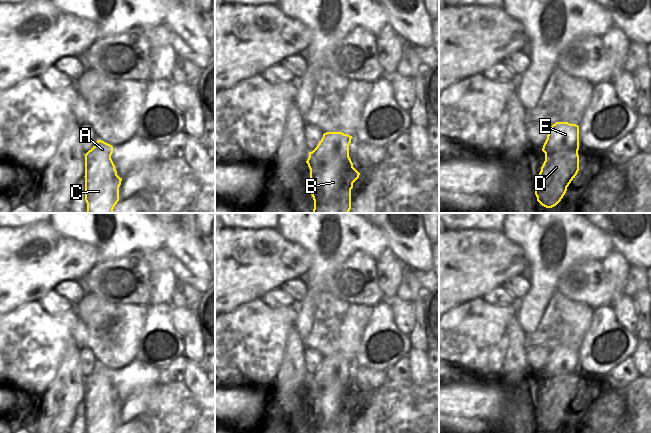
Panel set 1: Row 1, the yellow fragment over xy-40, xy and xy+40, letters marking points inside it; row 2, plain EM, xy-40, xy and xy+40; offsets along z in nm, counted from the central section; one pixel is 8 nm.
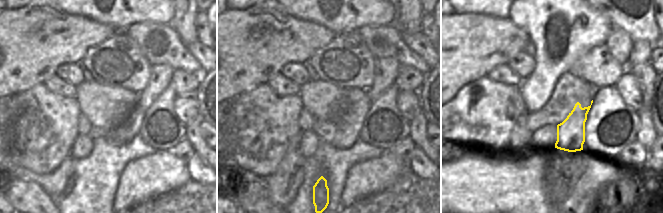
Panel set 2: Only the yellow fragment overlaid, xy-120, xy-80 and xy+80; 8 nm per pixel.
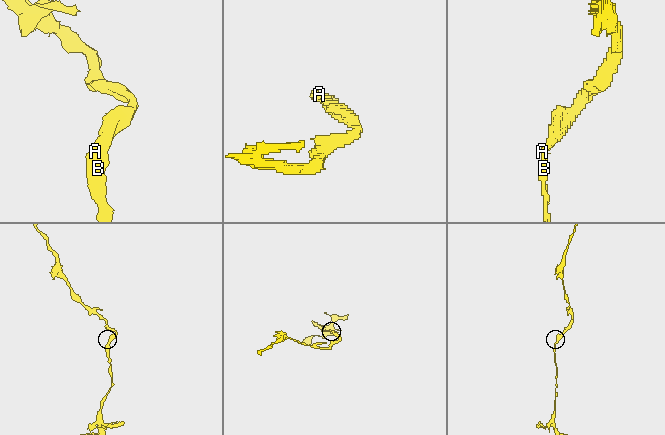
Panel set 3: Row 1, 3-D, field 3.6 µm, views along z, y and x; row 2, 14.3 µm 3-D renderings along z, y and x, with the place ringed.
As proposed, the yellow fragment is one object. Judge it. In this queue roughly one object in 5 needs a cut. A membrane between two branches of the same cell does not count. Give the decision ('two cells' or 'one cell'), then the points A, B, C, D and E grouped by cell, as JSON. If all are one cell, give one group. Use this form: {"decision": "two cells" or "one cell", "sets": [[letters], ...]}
{"decision": "one cell", "sets": [["A", "B", "C", "D", "E"]]}

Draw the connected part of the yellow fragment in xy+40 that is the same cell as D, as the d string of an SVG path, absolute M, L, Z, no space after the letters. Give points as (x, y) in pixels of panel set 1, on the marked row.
M556 122L551 126L542 151L545 161L541 167L535 195L546 208L556 206L579 171L579 126Z

